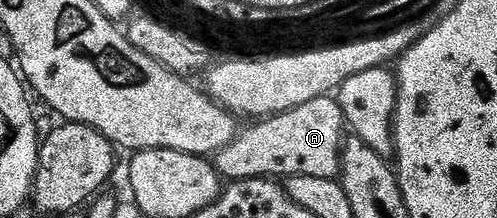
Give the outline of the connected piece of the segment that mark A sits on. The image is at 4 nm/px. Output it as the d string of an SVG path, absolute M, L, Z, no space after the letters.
M334 97L309 100L297 108L286 110L283 114L272 114L256 122L259 123L249 127L244 134L243 131L236 133L232 141L214 155L213 165L224 179L242 180L279 176L275 174L283 173L283 175L304 174L305 176L335 178L340 173L340 154L345 141L345 119L343 109Z

